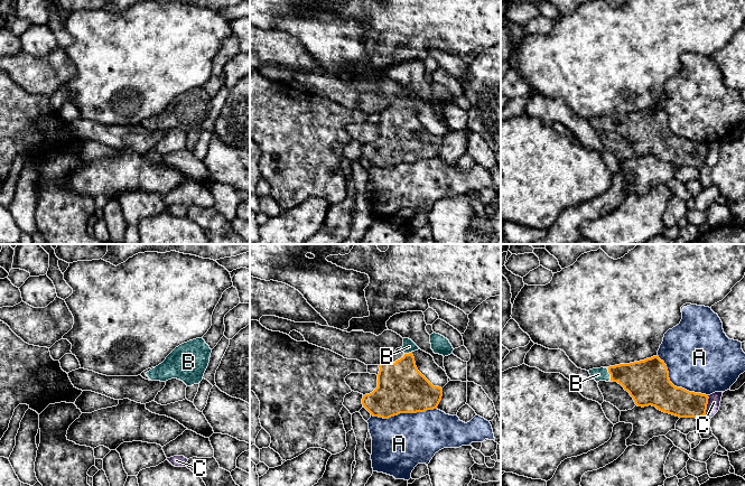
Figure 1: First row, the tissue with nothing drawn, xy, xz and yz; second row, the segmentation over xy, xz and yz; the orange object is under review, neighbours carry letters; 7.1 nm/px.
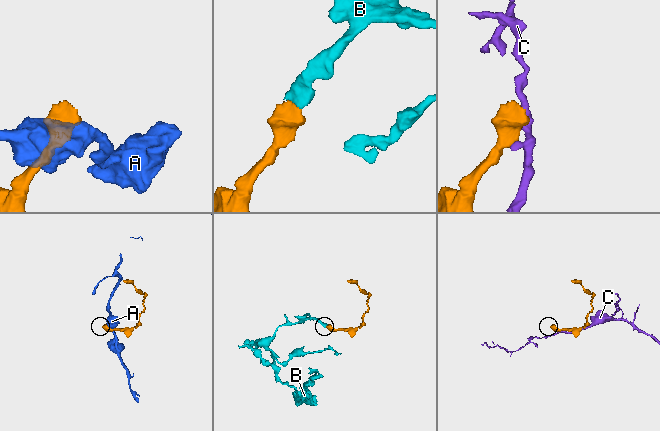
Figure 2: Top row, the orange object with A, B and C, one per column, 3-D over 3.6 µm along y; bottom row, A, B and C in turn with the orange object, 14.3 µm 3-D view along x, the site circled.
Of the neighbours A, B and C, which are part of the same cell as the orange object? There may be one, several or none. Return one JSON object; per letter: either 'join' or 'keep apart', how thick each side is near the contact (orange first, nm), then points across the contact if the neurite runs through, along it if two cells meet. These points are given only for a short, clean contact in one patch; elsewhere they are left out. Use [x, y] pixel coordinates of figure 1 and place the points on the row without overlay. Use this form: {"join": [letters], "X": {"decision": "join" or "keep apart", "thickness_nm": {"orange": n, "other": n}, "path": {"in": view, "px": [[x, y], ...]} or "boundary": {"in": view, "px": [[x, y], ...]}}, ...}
{"join": ["B"], "A": {"decision": "keep apart", "thickness_nm": {"orange": 360, "other": 400}}, "B": {"decision": "join", "thickness_nm": {"orange": 280, "other": 100}, "path": {"in": "yz", "px": [[644, 130], [629, 124], [611, 124], [598, 123]]}}, "C": {"decision": "keep apart", "thickness_nm": {"orange": 200, "other": 100}, "boundary": {"in": "yz", "px": [[708, 145], [705, 164]]}}}

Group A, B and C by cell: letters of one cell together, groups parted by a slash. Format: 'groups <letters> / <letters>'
groups A / B / C

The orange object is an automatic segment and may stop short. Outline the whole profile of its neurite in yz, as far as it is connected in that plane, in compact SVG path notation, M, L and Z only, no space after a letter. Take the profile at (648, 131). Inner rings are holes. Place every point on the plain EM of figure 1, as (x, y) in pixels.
M659 105L608 118L588 120L596 130L613 130L630 142L637 156L655 156L679 167L700 168L706 165L708 144L674 135L667 114Z

